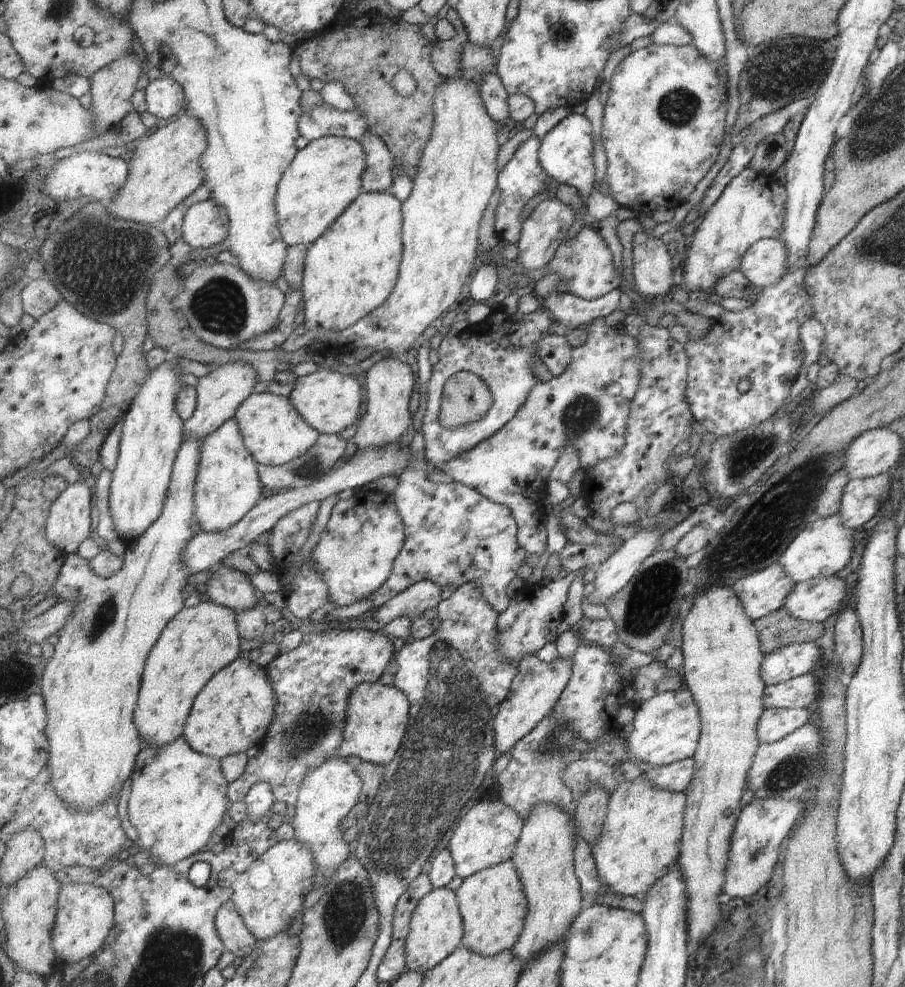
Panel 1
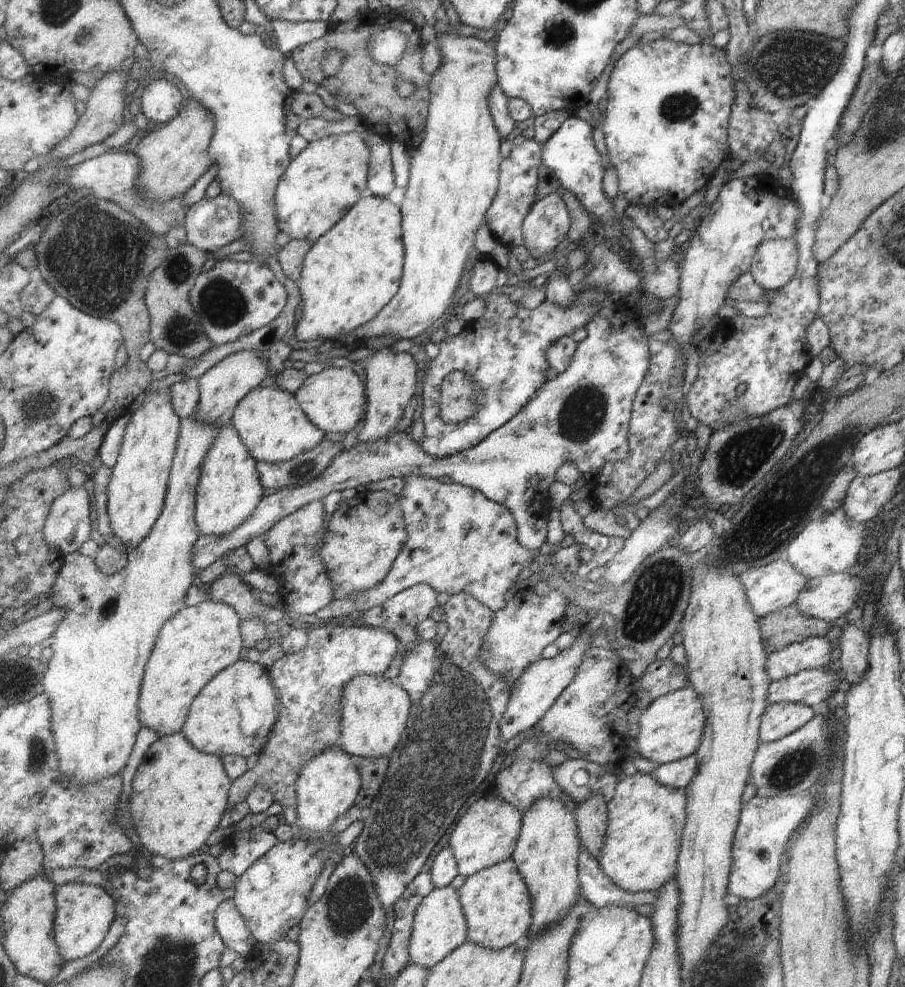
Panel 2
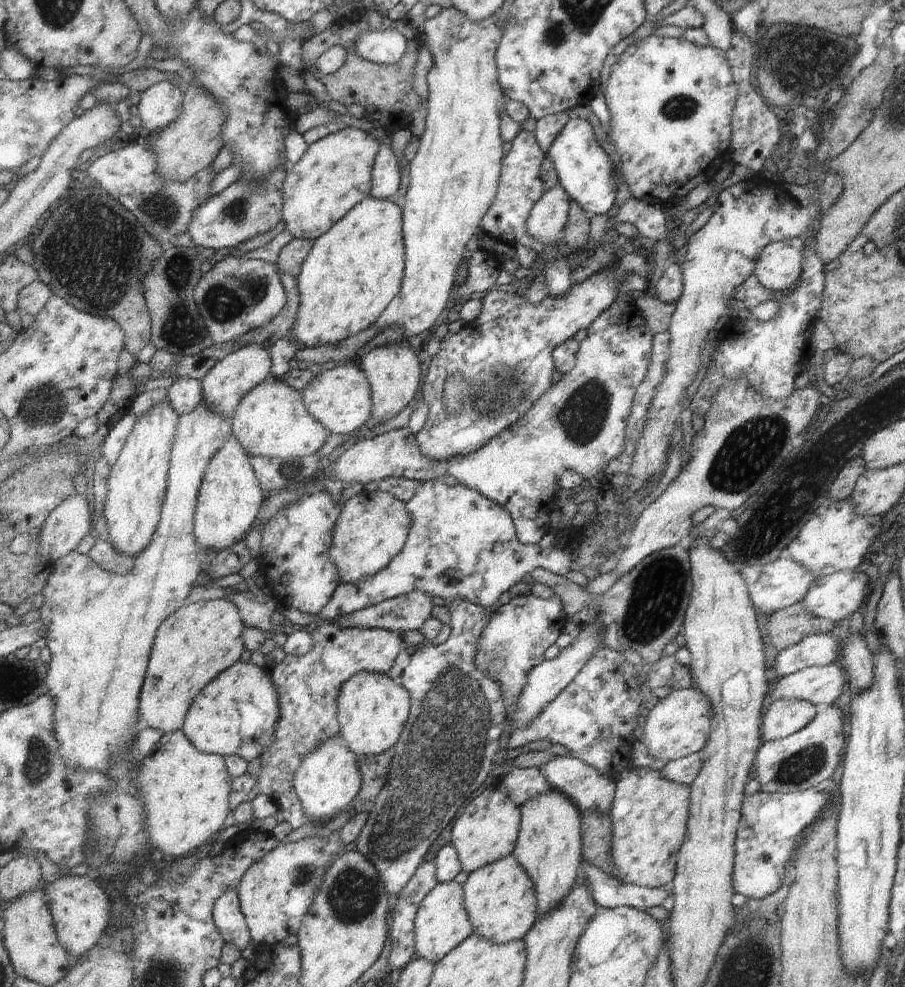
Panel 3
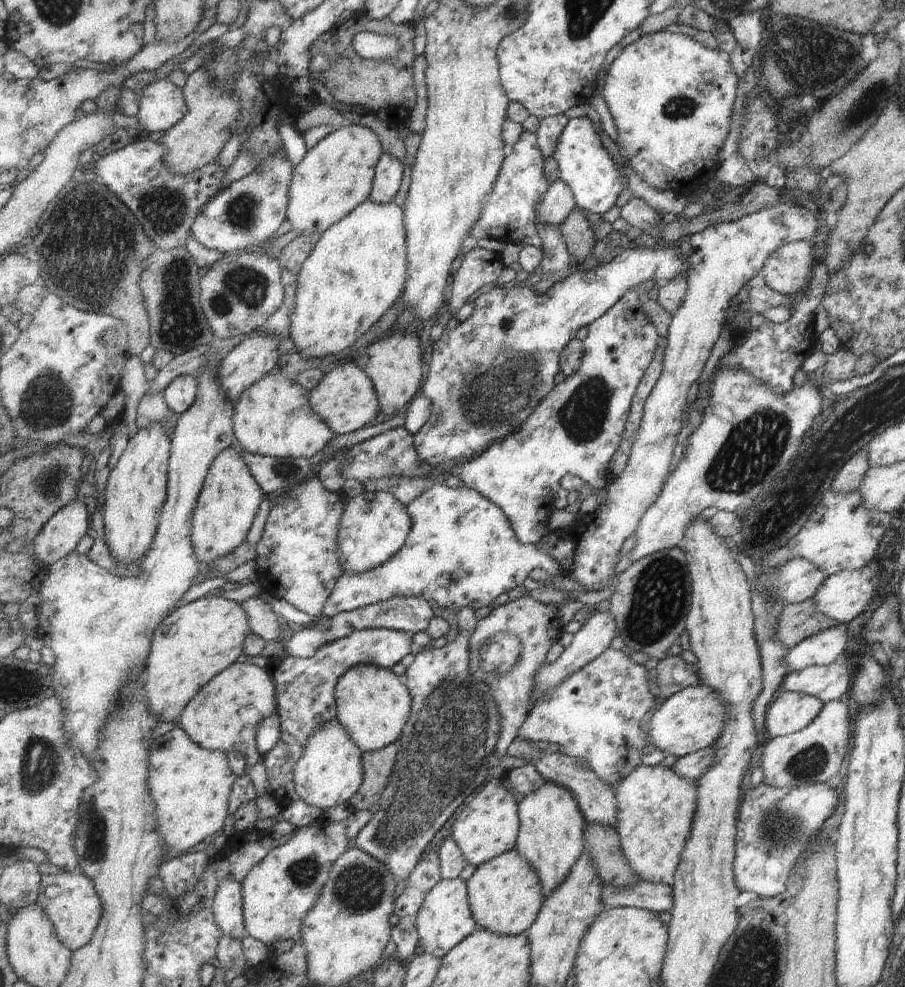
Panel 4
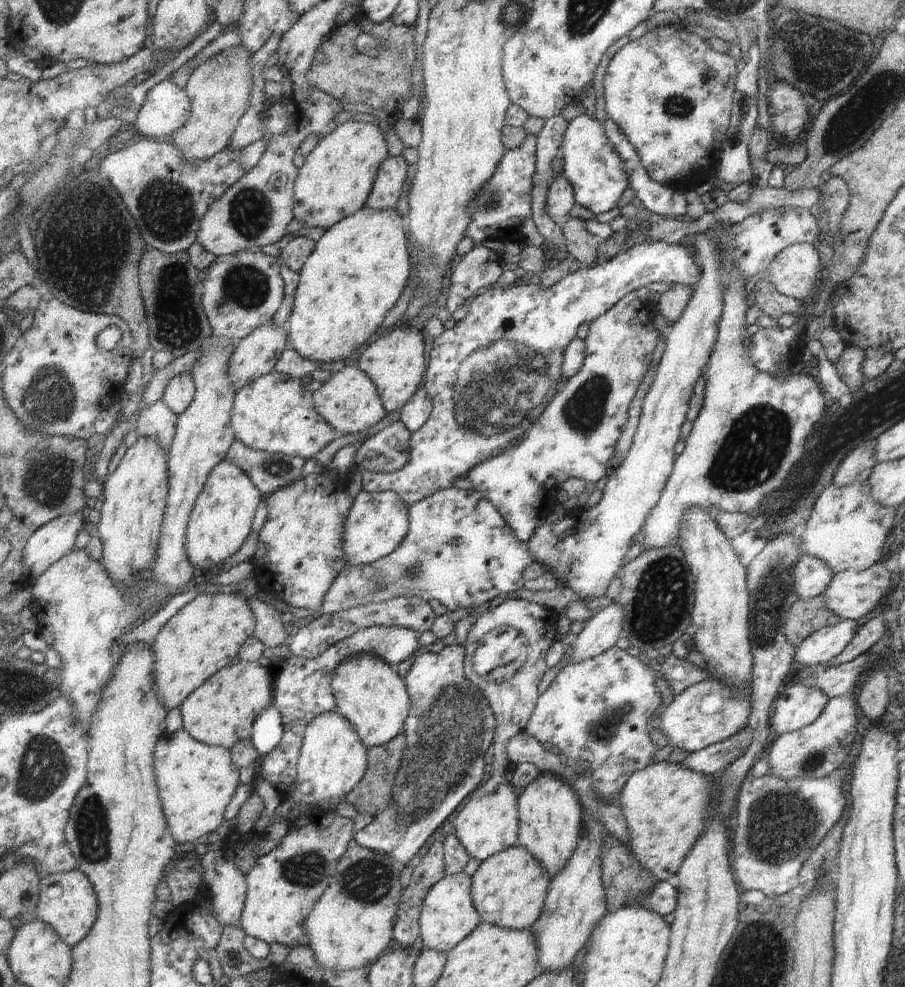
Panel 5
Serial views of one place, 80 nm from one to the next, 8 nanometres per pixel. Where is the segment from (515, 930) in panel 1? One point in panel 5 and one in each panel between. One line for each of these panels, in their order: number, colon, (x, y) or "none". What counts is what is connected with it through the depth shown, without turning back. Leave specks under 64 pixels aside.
2: (497, 901)
3: (501, 898)
4: (506, 895)
5: (510, 888)

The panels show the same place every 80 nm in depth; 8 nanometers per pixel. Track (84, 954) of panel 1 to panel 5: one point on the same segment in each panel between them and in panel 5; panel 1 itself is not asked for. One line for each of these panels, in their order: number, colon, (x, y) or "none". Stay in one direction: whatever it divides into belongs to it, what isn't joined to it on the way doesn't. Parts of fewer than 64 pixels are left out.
2: (84, 913)
3: (81, 907)
4: (77, 910)
5: (73, 914)

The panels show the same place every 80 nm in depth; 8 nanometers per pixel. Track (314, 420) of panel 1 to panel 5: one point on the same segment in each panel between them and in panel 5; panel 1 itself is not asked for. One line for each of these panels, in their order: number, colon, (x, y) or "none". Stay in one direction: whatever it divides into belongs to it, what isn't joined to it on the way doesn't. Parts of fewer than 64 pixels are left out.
2: (336, 399)
3: (341, 398)
4: (346, 399)
5: (350, 400)

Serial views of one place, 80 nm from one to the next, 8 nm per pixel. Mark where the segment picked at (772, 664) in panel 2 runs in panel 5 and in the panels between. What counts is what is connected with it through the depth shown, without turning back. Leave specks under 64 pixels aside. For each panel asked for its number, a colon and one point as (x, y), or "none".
3: (819, 649)
4: (822, 648)
5: (822, 645)

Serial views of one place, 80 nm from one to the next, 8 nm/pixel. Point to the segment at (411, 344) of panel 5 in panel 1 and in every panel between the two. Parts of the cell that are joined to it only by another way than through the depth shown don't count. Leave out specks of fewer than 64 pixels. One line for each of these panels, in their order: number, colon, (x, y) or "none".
1: (390, 382)
2: (391, 377)
3: (394, 371)
4: (394, 364)

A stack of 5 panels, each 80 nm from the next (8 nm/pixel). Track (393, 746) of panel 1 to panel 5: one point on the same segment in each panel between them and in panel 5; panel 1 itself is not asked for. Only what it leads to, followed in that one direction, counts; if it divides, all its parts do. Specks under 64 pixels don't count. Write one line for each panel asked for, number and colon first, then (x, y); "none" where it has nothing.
2: (375, 710)
3: (373, 709)
4: (374, 705)
5: (369, 692)

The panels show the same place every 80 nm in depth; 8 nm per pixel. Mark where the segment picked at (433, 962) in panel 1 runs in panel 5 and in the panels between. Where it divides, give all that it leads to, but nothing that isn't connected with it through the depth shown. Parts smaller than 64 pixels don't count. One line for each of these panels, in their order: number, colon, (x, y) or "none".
2: (440, 926)
3: (442, 923)
4: (446, 919)
5: (449, 915)

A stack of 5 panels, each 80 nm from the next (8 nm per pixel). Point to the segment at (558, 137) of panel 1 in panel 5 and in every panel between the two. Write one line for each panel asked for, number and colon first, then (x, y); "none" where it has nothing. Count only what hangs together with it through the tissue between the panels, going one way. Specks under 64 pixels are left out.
2: (570, 153)
3: (583, 168)
4: (594, 176)
5: (591, 162)

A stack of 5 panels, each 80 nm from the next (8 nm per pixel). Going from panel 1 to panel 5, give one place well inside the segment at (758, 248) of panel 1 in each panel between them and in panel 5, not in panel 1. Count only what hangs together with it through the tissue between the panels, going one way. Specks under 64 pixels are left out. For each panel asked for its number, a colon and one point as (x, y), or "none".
2: (775, 262)
3: (778, 268)
4: (786, 271)
5: (793, 272)

